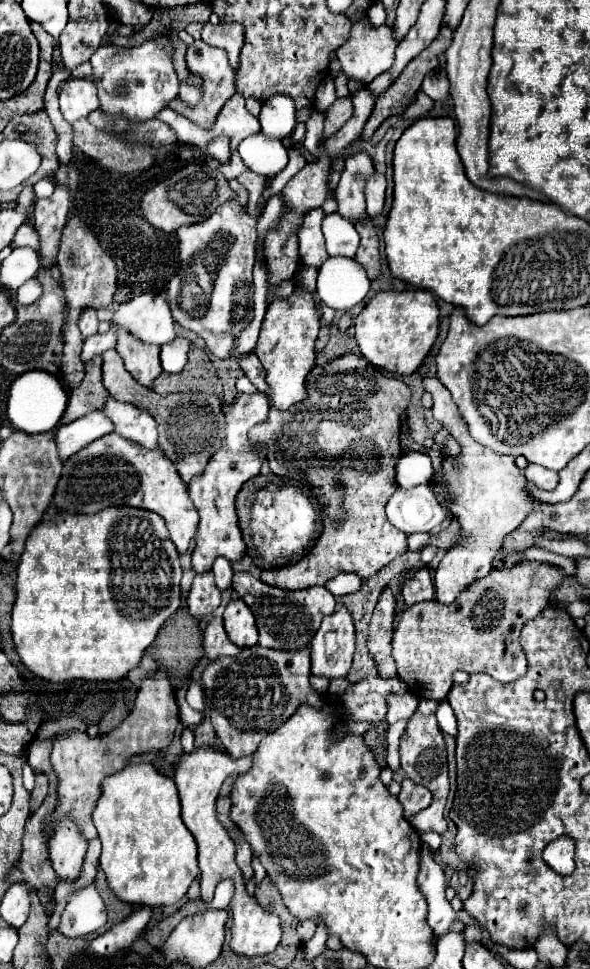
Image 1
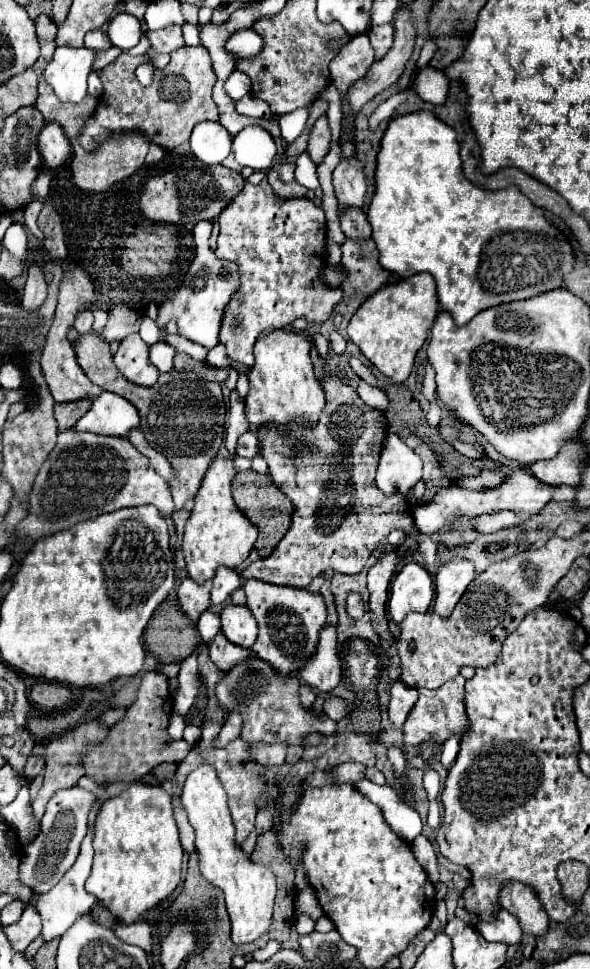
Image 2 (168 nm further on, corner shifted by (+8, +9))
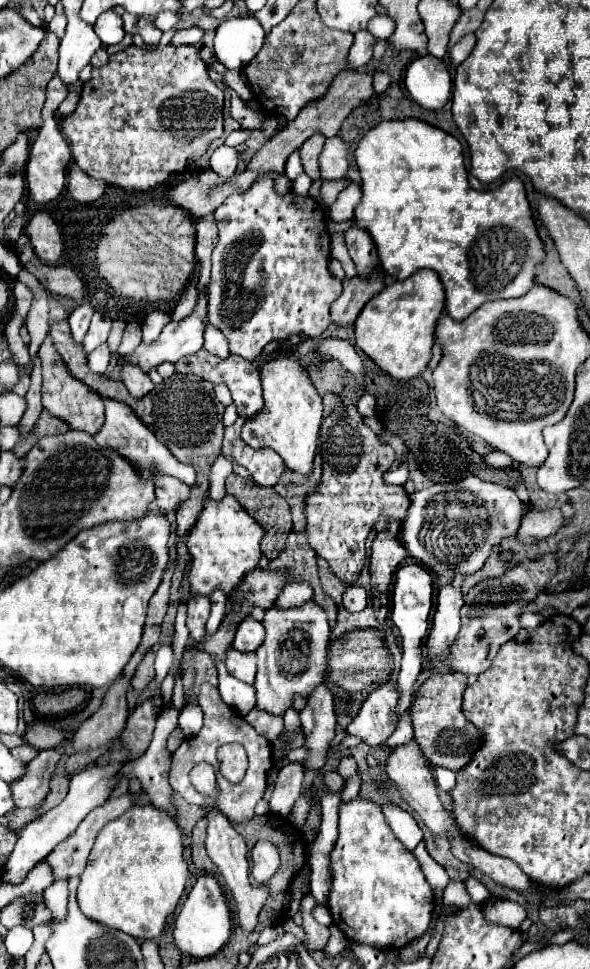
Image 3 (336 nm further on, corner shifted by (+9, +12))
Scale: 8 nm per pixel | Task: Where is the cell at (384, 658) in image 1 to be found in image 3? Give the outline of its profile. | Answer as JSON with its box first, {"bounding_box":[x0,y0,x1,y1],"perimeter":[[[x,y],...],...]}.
{"bounding_box":[370,534,408,596],"perimeter":[[[378,534],[372,544],[370,556],[370,578],[372,578],[372,596],[388,596],[388,588],[398,566],[408,558],[408,550],[396,538]]]}

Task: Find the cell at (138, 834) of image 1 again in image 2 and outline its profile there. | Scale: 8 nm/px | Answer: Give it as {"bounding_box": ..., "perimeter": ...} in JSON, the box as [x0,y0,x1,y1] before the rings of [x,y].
{"bounding_box":[85,781,183,925],"perimeter":[[[135,781],[119,797],[107,799],[93,835],[93,869],[85,889],[123,925],[139,921],[145,911],[165,901],[181,881],[183,847],[173,817],[171,795],[163,787]]]}

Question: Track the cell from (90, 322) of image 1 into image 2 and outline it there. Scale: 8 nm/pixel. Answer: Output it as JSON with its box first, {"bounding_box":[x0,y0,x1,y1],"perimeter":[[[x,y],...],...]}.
{"bounding_box":[73,309,93,333],"perimeter":[[[87,309],[87,311],[81,311],[81,313],[77,315],[73,327],[75,327],[79,333],[89,333],[89,331],[91,331],[91,325],[93,325],[93,313]]]}

